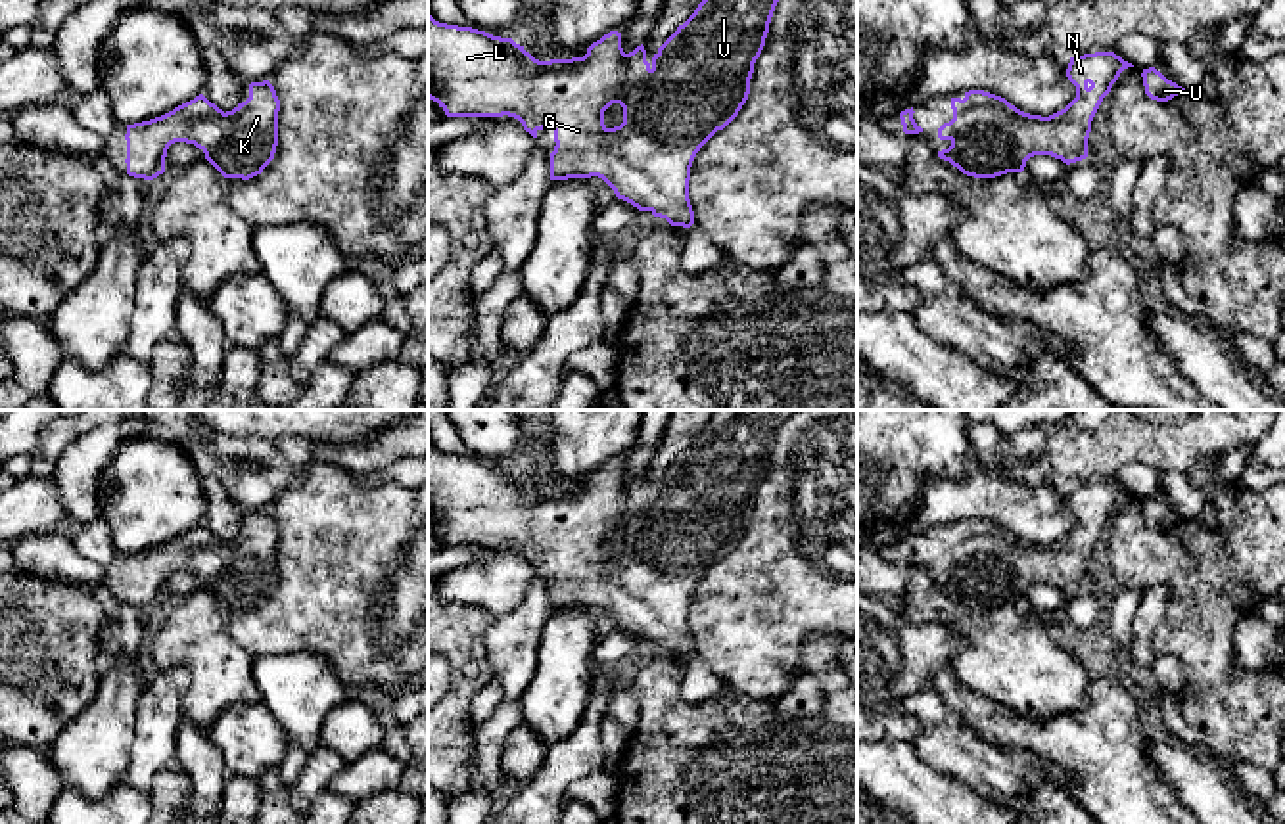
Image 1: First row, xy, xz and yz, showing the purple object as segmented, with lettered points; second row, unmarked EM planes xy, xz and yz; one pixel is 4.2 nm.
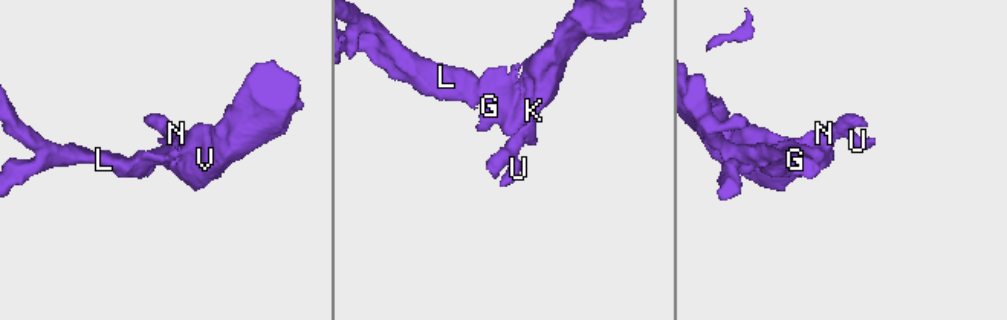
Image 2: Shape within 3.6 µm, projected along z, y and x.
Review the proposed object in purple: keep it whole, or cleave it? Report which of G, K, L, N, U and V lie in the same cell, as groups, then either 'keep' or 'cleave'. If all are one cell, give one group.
G K L N U V | keep

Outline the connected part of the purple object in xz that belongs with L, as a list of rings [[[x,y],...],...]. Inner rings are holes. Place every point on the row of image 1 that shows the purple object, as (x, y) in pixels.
[[[702,0],[650,63],[643,44],[625,54],[618,31],[593,42],[583,57],[539,61],[512,38],[439,23],[428,15],[428,98],[447,117],[514,117],[533,138],[550,126],[556,142],[550,180],[598,176],[618,199],[671,226],[690,228],[692,161],[746,103],[754,63],[765,46],[777,2]],[[612,103],[623,107],[623,123],[608,128],[604,111]]]

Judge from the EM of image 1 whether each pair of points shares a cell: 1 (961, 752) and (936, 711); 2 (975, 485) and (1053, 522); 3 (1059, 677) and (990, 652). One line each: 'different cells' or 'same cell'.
1: same cell
2: same cell
3: same cell

